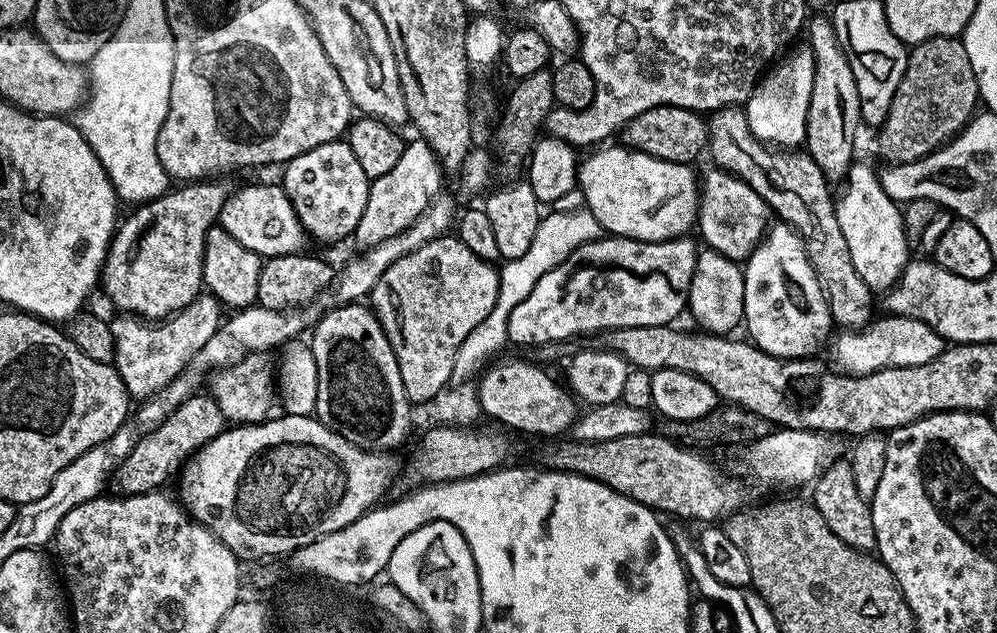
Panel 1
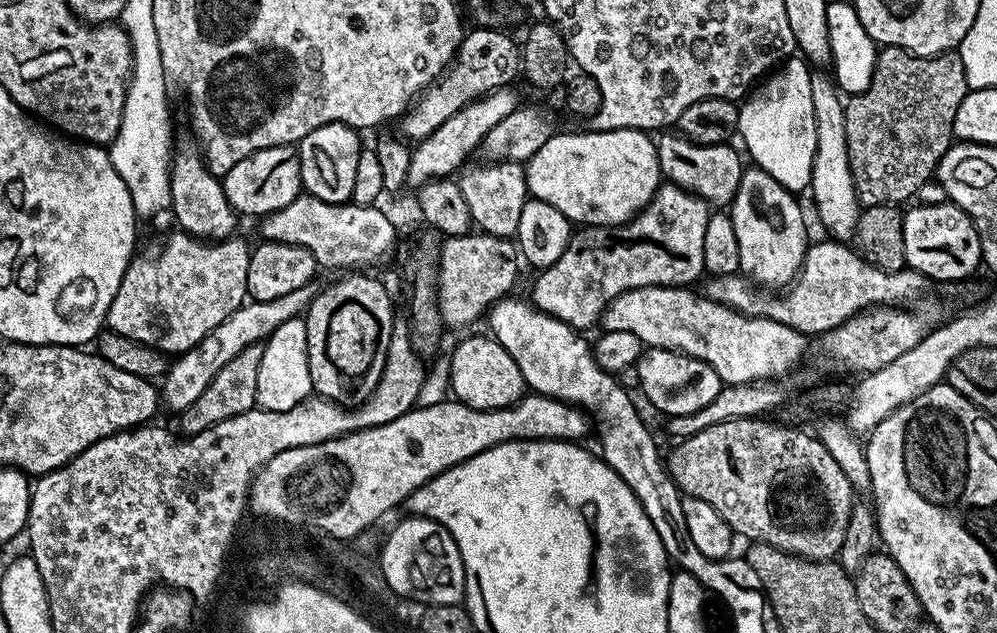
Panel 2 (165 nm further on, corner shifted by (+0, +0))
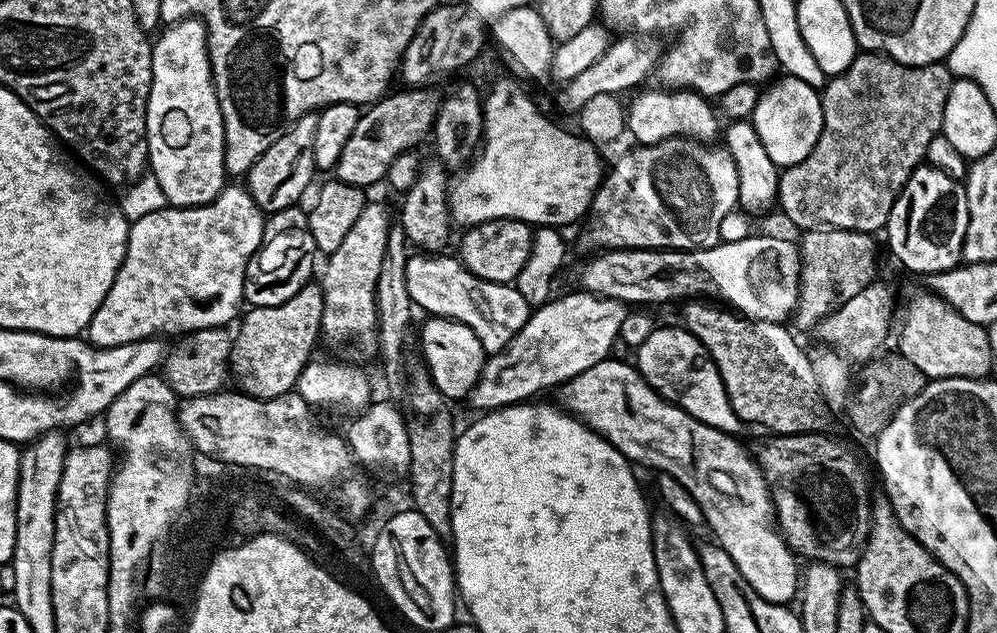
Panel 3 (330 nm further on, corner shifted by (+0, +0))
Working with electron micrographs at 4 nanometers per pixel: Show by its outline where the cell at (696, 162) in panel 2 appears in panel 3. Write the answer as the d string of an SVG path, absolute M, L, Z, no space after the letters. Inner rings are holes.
M655 86L649 92L640 90L631 97L632 105L627 105L627 131L632 134L637 145L657 144L671 136L686 136L690 140L712 142L721 135L722 124L716 121L718 112L710 105L709 97L691 90L665 90Z

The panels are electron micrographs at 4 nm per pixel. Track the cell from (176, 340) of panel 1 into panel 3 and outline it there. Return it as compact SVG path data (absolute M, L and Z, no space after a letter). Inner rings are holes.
M229 183L208 204L194 206L193 208L174 208L166 206L154 214L146 214L146 218L138 218L137 220L131 221L128 229L128 249L124 255L124 261L119 270L116 271L116 277L110 286L110 290L106 294L106 298L102 298L98 310L94 314L94 318L88 324L86 329L86 339L88 343L94 344L98 348L109 348L110 346L122 346L126 342L134 342L135 340L160 338L165 335L163 332L180 332L176 334L187 334L197 332L200 328L222 328L231 325L231 320L234 319L233 321L235 321L237 317L241 315L242 307L240 308L240 304L243 305L245 303L244 275L246 274L246 266L250 262L252 255L260 249L260 243L264 237L266 216L265 213L260 211L260 208L254 202L254 198L251 194L248 193L247 187L240 185L239 188L236 184L239 183Z

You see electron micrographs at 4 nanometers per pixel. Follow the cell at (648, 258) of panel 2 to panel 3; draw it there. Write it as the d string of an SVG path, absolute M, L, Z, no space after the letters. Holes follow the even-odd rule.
M671 136L657 144L642 144L632 146L632 149L617 162L611 165L606 179L597 188L592 198L592 206L586 216L586 223L583 225L582 244L592 248L588 250L611 250L614 248L663 248L665 250L687 250L689 248L713 248L715 244L721 243L720 231L722 230L722 218L730 214L737 207L739 198L738 170L734 166L734 158L724 146L718 148L708 142L690 140L686 136Z

